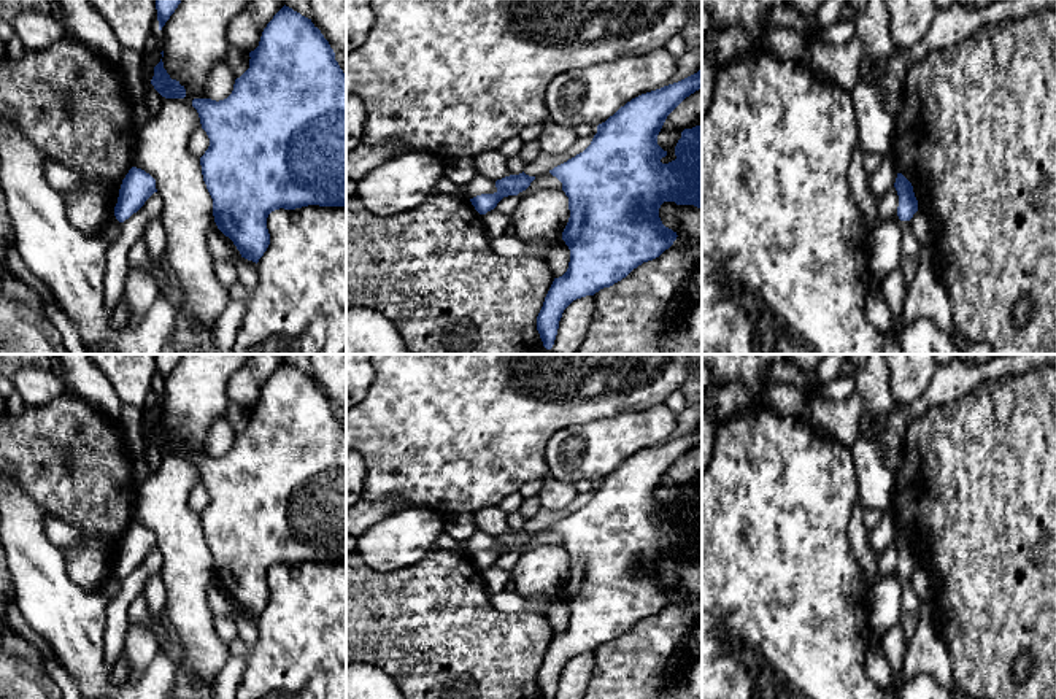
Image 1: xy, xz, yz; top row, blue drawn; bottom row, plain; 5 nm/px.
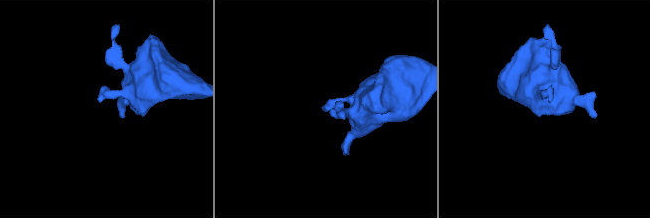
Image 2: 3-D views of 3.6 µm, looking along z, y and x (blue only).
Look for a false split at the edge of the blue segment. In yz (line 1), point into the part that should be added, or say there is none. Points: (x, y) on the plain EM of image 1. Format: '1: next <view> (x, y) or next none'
1: next none

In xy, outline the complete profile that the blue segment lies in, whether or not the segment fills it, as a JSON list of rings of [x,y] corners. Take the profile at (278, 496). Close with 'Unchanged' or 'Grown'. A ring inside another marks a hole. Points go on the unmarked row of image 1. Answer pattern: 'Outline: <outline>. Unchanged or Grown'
Outline: [[[286,361],[267,380],[249,413],[249,424],[235,435],[227,454],[194,454],[192,462],[210,494],[200,521],[213,554],[214,578],[241,613],[257,620],[270,601],[267,573],[272,567],[308,561],[346,562],[346,431],[311,375]]]. Unchanged

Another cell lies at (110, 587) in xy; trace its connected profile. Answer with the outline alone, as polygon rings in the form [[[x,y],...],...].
[[[111,572],[108,577],[105,577],[102,580],[102,583],[98,585],[98,589],[97,593],[110,597],[110,599],[114,599],[119,593],[121,593],[121,580],[116,572]]]

